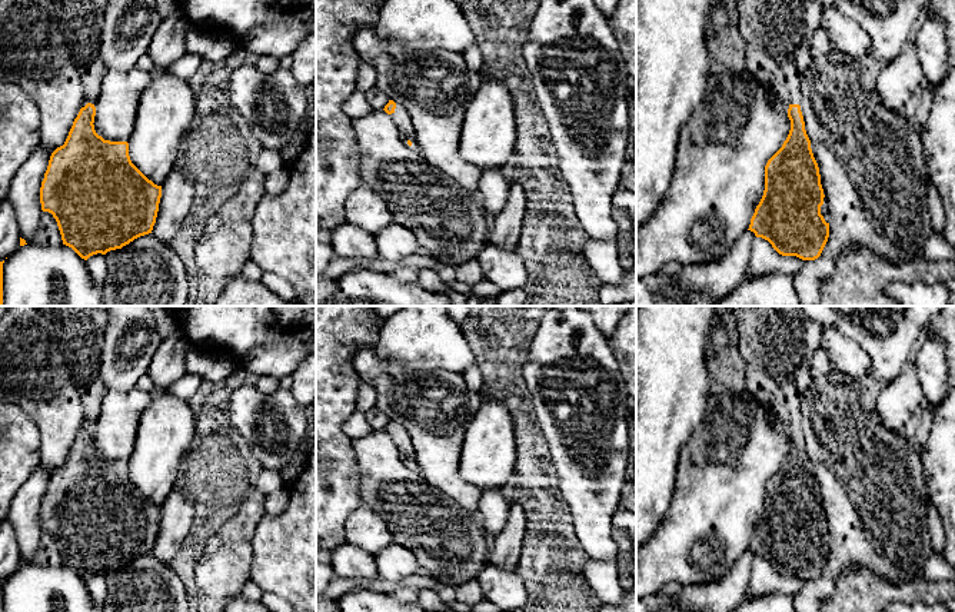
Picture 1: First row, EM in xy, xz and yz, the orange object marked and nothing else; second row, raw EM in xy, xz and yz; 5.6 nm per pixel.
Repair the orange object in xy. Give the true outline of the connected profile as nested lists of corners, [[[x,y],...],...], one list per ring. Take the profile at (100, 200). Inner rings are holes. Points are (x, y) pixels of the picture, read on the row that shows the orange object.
[[[51,0],[64,44],[77,66],[87,104],[80,109],[63,146],[49,160],[40,187],[41,210],[57,222],[63,245],[81,259],[122,249],[149,235],[156,223],[162,186],[149,180],[130,160],[127,142],[104,140],[94,130],[94,104],[107,71],[99,50],[109,0]]]

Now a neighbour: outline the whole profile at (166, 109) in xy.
[[[156,69],[143,90],[129,139],[132,163],[154,184],[172,173],[183,136],[194,120],[196,96],[190,83]]]

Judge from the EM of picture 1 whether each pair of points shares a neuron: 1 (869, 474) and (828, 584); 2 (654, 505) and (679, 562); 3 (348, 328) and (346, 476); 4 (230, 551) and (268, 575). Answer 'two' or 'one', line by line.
1: one
2: two
3: one
4: two

